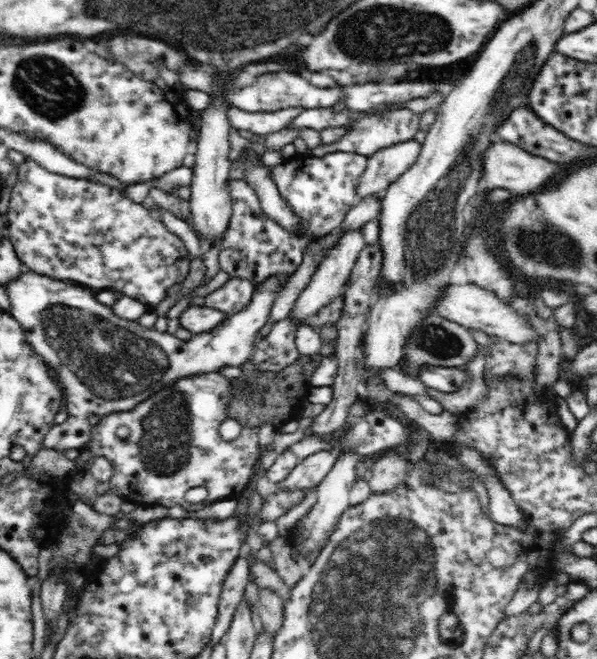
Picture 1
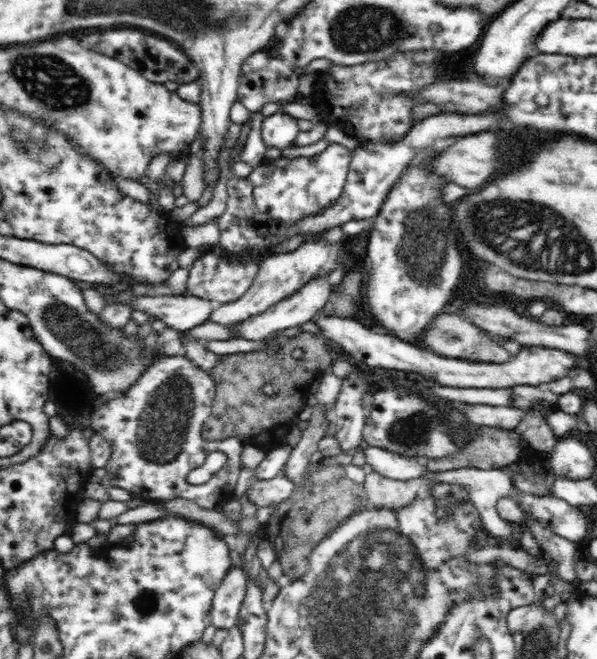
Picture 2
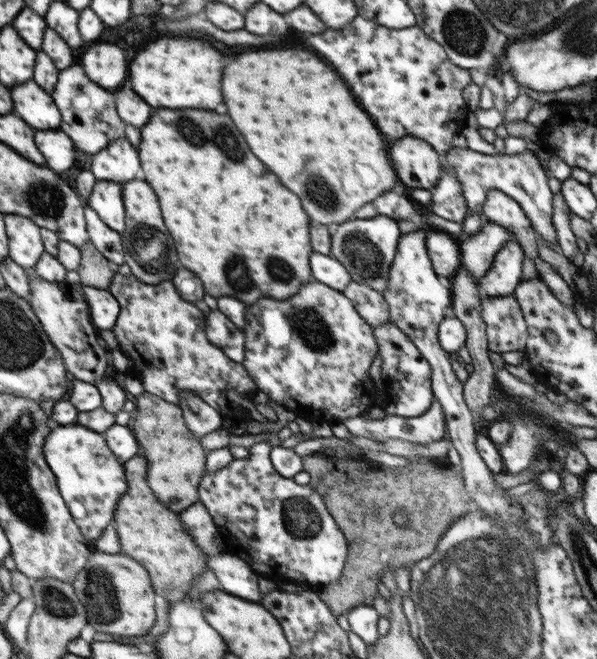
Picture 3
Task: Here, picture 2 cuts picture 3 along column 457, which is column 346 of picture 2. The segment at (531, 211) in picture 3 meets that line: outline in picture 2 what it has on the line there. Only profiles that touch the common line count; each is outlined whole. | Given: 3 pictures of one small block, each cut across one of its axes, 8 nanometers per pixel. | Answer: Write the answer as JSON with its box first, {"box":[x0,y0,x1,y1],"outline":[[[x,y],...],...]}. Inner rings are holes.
{"box":[247,143,351,226],"outline":[[[330,143],[318,155],[300,158],[280,157],[251,168],[247,179],[253,186],[254,205],[267,217],[290,226],[304,216],[314,216],[330,208],[344,188],[351,161],[351,150]]]}

